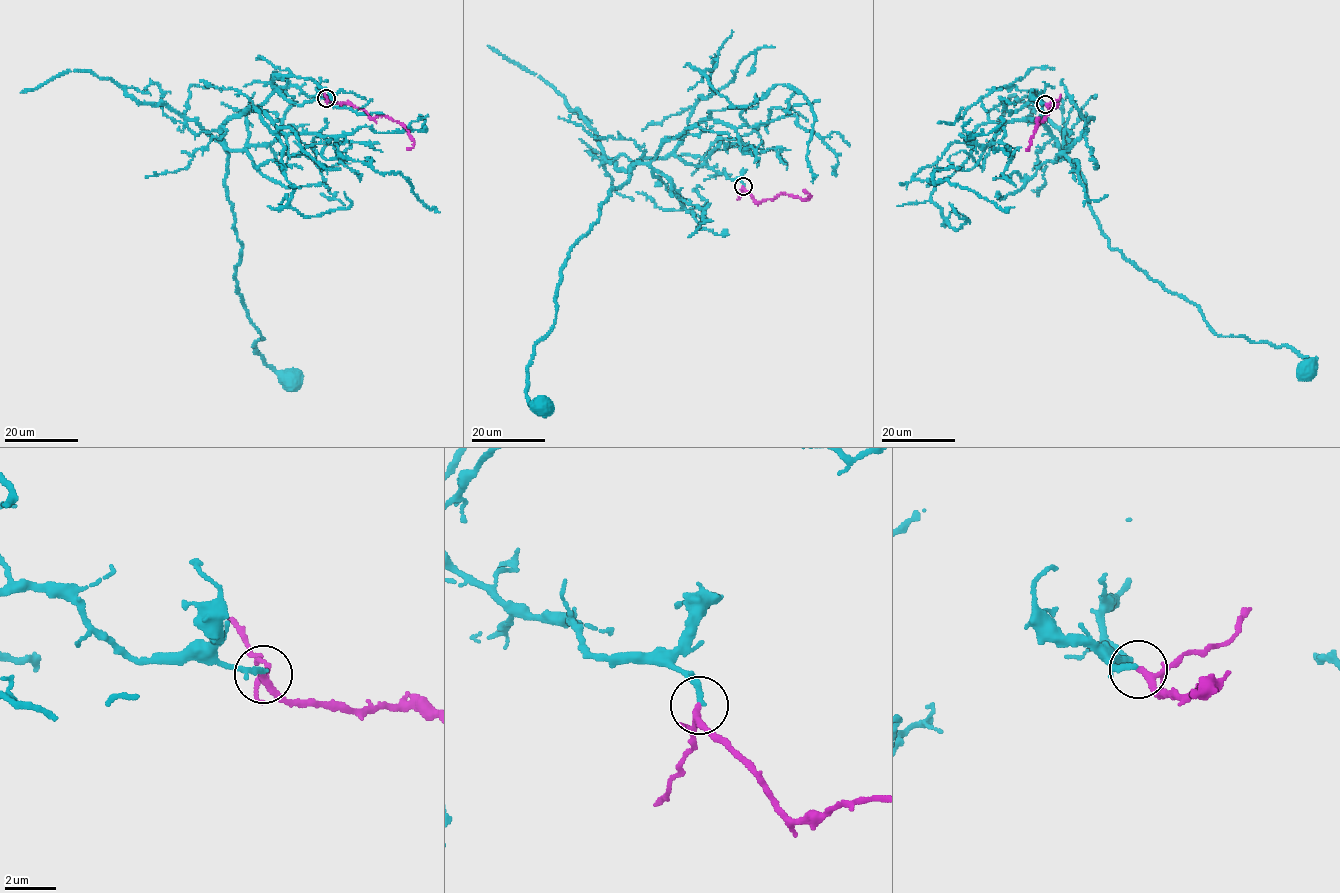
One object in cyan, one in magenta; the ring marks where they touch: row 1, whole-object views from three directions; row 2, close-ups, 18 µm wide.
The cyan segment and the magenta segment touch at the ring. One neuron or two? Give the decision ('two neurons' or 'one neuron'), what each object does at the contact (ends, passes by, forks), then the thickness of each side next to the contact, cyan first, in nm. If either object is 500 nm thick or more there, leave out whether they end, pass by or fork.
one neuron | cyan ends | magenta passes by | 240/200 nm

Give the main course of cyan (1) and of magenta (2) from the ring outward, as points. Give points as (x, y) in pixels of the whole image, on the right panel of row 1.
1: (1045, 103), (1041, 95), (1039, 121), (1076, 165), (1112, 250), (1196, 305), (1219, 335), (1290, 346), (1306, 368)
2: (1045, 103), (1047, 107), (1056, 107), (1041, 121), (1037, 118), (1027, 151)

